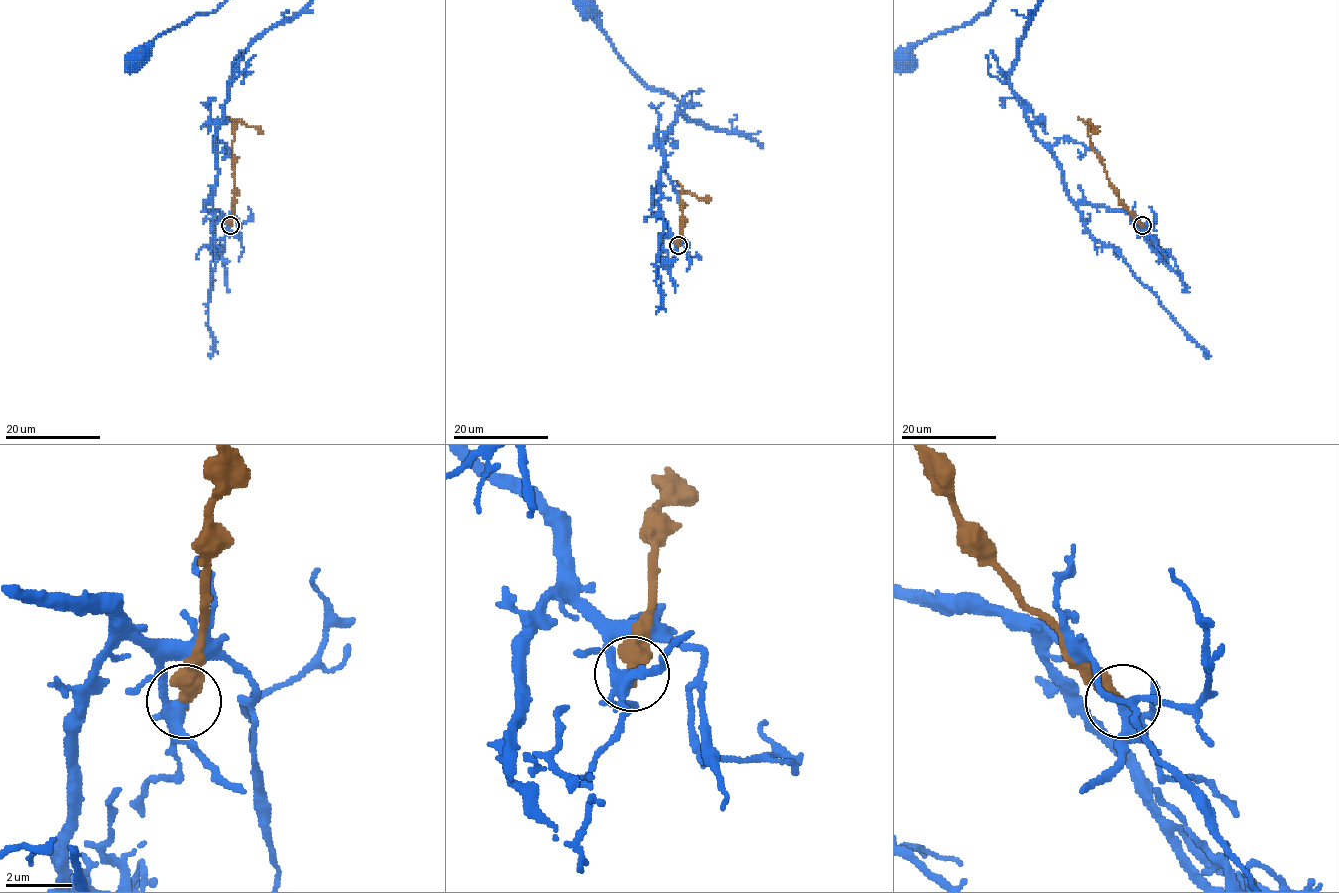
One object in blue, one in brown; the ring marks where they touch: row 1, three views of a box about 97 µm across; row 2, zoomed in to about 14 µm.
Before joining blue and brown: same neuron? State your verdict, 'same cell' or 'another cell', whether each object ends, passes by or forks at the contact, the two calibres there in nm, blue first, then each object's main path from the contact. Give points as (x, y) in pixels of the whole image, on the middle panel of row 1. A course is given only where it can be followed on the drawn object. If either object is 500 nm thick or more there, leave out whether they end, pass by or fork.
another cell | blue forks | brown ends | 280/440 nm | brown via (678, 246), (683, 221), (681, 191), (704, 199), (710, 198)

